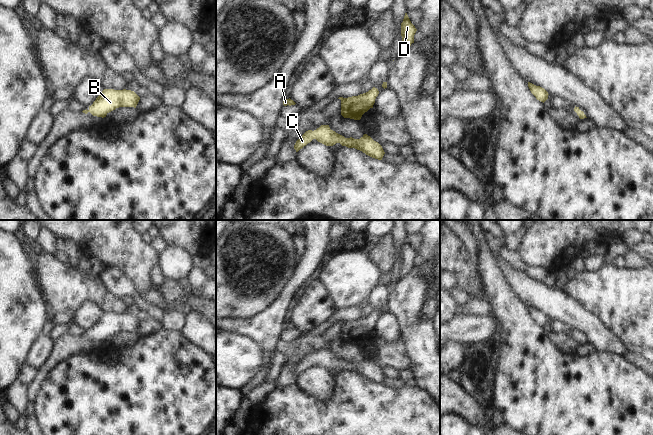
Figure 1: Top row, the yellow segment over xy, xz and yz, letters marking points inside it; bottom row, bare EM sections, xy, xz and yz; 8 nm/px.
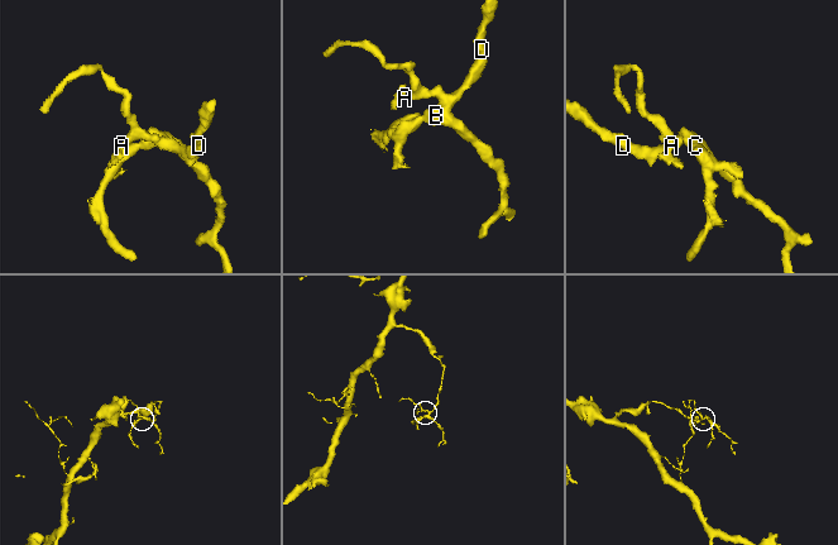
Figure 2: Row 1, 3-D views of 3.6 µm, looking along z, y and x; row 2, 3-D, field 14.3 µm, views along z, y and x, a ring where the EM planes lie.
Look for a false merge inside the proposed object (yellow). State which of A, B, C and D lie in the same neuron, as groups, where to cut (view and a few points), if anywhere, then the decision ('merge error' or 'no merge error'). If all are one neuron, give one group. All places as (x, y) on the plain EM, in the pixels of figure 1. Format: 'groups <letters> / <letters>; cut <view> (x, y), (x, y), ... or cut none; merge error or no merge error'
groups A B C D; cut none; no merge error

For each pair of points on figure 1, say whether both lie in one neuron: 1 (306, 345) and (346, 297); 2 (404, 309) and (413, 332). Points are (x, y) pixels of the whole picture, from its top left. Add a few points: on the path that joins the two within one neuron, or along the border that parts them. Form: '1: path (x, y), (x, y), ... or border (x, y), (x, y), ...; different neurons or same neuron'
1: border (355, 306), (338, 310); different neurons
2: path (409, 315), (413, 326); same neuron

